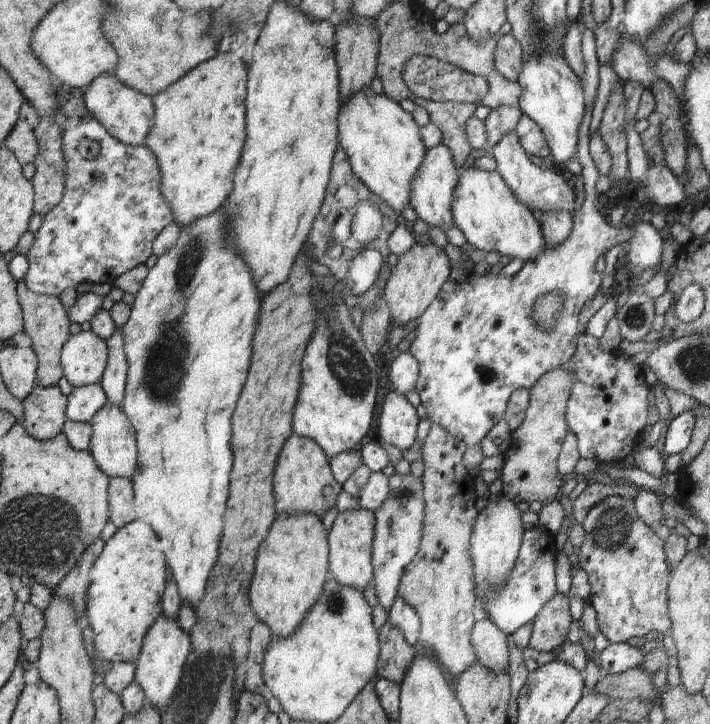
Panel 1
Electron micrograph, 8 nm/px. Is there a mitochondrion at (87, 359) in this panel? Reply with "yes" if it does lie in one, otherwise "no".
no

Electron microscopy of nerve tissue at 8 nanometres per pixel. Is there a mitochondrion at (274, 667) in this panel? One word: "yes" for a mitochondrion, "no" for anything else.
no

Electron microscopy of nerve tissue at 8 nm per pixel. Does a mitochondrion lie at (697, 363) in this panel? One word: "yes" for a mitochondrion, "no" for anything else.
yes

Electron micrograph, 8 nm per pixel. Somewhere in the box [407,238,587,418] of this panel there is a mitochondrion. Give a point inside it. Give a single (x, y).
(476, 311)

